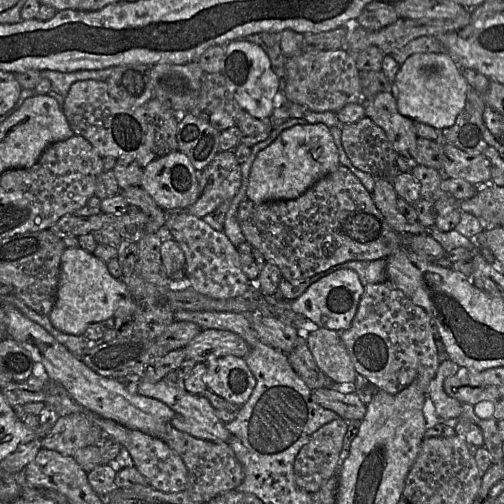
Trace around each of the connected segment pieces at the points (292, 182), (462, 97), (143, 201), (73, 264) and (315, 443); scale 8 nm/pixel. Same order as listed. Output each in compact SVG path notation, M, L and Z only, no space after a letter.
M321 123L296 125L258 153L250 170L246 197L255 203L296 199L339 165L339 152L329 127Z
M418 53L410 56L400 65L392 84L397 108L402 115L439 130L454 125L471 89L461 74L461 68L448 53Z
M132 186L120 190L128 204L140 208L150 219L168 230L168 236L176 241L185 256L186 282L196 292L213 299L228 299L243 296L252 282L242 270L237 248L224 232L213 229L203 219L187 211L167 212L161 209L141 187Z
M66 248L61 256L60 277L54 306L48 317L61 332L82 335L94 322L104 323L114 316L133 317L137 303L126 284L114 278L104 261L93 253L77 248Z
M338 417L311 435L294 461L295 481L299 487L314 494L338 473L347 428L348 421Z

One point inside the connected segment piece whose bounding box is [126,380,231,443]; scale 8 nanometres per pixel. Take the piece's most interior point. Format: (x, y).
(195, 415)

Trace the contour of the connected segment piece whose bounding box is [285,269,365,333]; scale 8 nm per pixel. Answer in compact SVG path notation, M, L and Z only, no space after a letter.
M340 269L311 284L299 298L285 303L297 316L305 316L318 327L341 333L350 328L364 291L365 286L354 270Z

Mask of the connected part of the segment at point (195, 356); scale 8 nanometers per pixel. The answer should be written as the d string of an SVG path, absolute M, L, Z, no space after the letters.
M217 329L201 330L183 349L185 358L196 363L227 355L245 358L250 351L249 345L239 335Z

